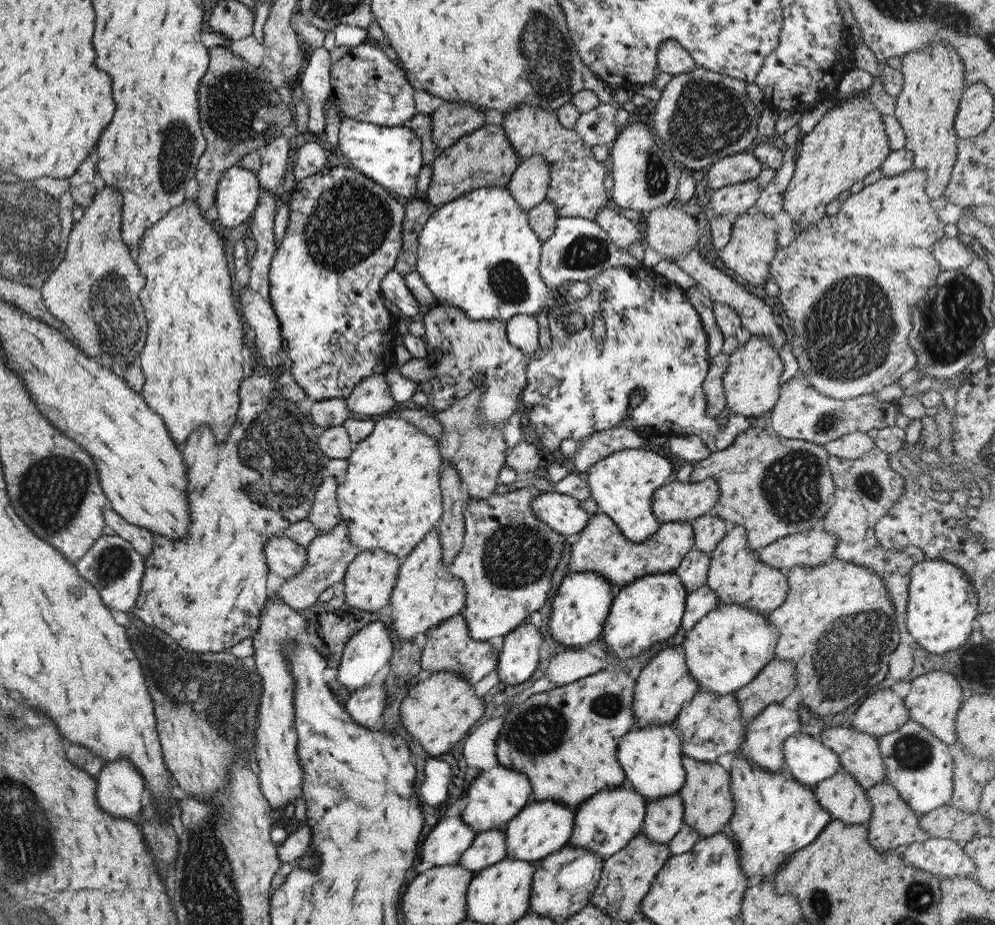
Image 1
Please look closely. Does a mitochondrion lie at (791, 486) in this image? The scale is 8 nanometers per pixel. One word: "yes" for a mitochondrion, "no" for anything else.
yes

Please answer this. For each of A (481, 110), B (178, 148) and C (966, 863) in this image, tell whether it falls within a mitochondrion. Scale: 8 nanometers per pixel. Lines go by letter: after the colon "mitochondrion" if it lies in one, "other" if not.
A: other
B: mitochondrion
C: other

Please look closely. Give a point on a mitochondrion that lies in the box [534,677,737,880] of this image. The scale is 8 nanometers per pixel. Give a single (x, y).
(607, 705)

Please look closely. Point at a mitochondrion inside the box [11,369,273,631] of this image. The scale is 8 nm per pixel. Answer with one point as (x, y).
(50, 511)

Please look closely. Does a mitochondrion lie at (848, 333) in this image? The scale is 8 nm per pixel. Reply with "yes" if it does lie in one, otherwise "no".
yes

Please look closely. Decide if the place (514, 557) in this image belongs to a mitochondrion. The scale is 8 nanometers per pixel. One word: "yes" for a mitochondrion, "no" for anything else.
yes

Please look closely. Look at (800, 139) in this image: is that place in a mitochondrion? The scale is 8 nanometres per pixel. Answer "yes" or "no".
no

